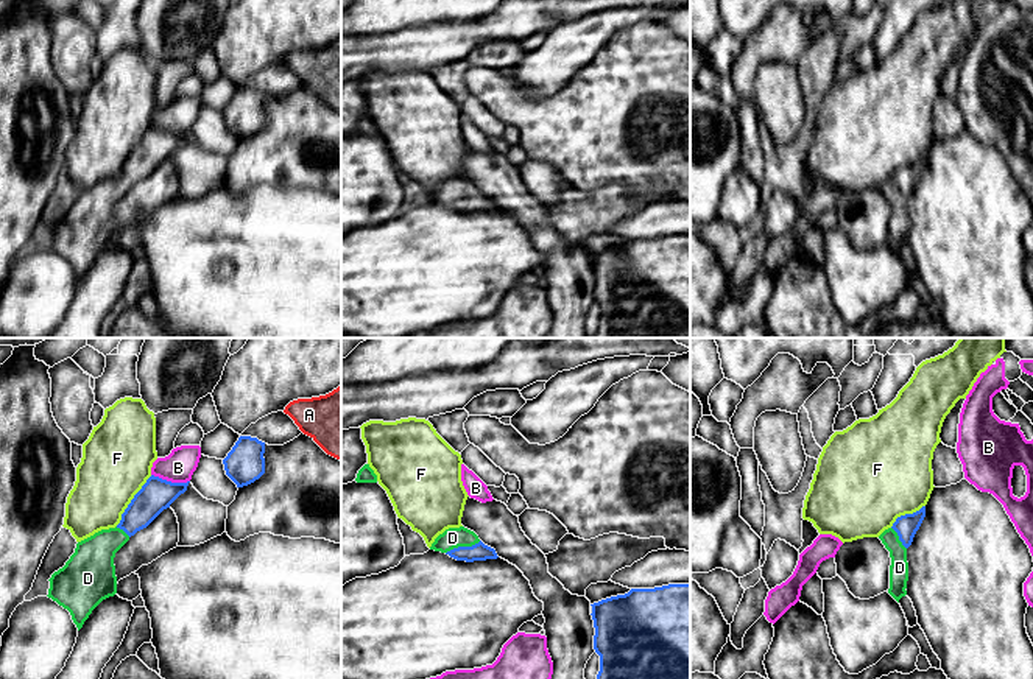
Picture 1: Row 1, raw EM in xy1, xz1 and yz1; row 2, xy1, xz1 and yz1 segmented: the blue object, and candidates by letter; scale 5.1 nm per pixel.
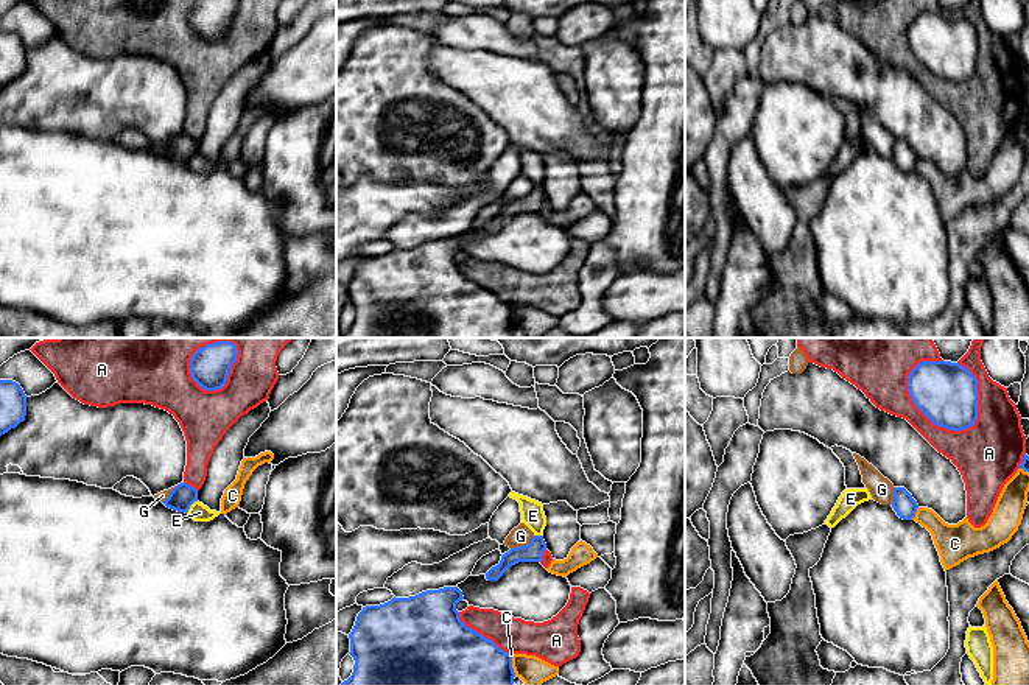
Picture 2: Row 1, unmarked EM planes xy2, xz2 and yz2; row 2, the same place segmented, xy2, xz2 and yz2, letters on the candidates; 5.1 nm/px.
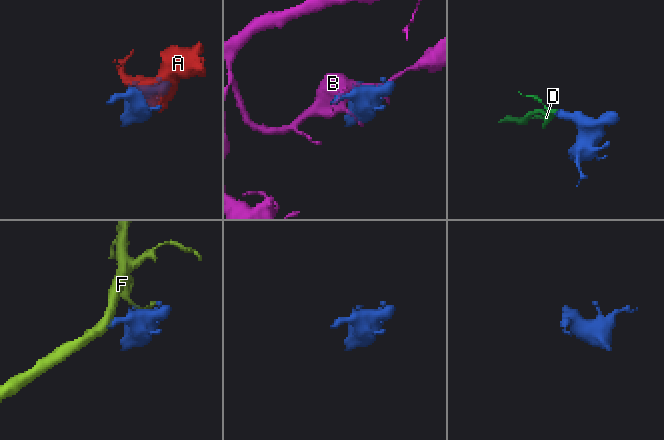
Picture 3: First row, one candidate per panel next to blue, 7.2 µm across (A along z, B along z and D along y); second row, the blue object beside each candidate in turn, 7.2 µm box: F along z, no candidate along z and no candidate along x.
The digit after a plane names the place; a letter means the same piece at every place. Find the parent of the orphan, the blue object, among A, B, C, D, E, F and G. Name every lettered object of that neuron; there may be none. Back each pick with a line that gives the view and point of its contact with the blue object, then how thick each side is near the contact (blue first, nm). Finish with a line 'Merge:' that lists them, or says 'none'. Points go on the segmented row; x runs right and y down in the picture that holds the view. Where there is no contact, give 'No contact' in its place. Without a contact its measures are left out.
D: Touches blue at xz1 (463, 547). Thickness 90 nm (blue) against 110 nm
Merge: D

